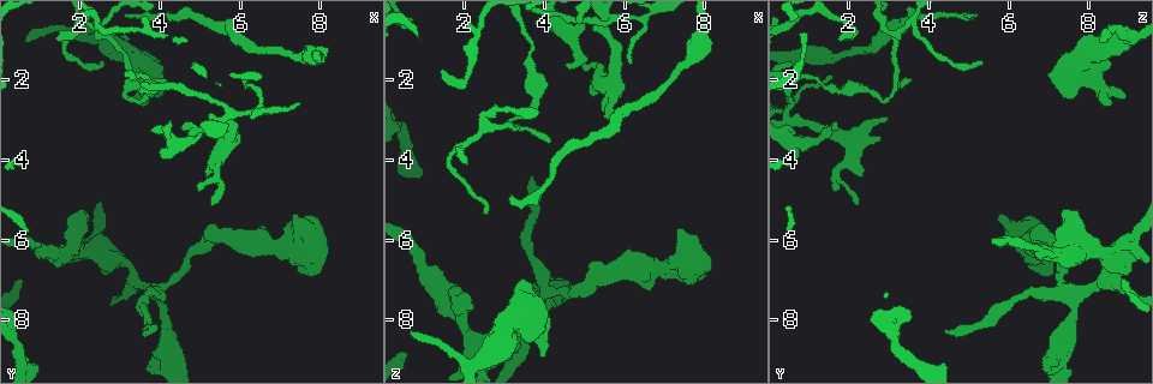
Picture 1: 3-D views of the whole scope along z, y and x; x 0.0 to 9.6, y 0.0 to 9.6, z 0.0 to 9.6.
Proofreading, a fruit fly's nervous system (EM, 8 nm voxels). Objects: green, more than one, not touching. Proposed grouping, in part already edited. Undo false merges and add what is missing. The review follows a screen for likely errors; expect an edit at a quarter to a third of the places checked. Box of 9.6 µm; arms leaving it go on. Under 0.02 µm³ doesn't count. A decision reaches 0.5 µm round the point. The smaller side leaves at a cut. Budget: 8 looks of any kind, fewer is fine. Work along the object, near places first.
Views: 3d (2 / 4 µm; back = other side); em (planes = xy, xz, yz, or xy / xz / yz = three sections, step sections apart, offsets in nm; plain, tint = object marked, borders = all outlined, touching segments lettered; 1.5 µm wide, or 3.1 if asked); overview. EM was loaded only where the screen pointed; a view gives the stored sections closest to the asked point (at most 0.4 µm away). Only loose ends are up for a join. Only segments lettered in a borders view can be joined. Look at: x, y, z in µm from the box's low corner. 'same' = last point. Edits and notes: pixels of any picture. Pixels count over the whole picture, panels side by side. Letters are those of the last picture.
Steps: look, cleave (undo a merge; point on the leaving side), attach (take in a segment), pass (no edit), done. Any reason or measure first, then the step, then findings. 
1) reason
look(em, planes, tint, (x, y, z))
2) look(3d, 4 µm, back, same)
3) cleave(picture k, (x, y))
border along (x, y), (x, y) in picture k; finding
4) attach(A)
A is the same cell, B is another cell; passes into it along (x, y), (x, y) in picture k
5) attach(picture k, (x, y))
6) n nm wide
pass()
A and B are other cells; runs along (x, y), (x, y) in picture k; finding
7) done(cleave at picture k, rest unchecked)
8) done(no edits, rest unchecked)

thin end
look(em, yz, step 4, tint, (0.65, 1.00, 8.25))

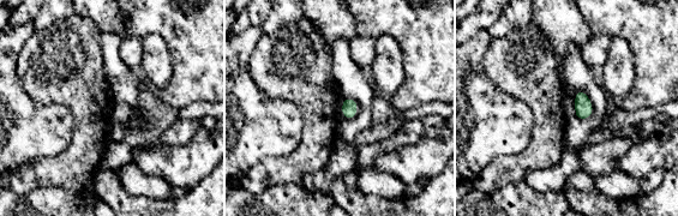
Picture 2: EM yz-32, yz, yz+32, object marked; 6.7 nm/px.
cut it another way
look(em, xz, step 4, borders, same)

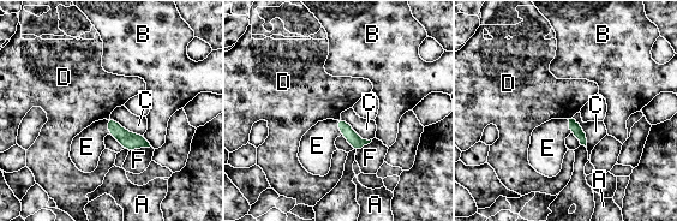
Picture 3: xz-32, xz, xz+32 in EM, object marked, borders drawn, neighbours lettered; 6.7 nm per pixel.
attach(E)
E is the same cell, A, B, C, D and F are other cells; the cell continues

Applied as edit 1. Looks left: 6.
redraw
look(overview)

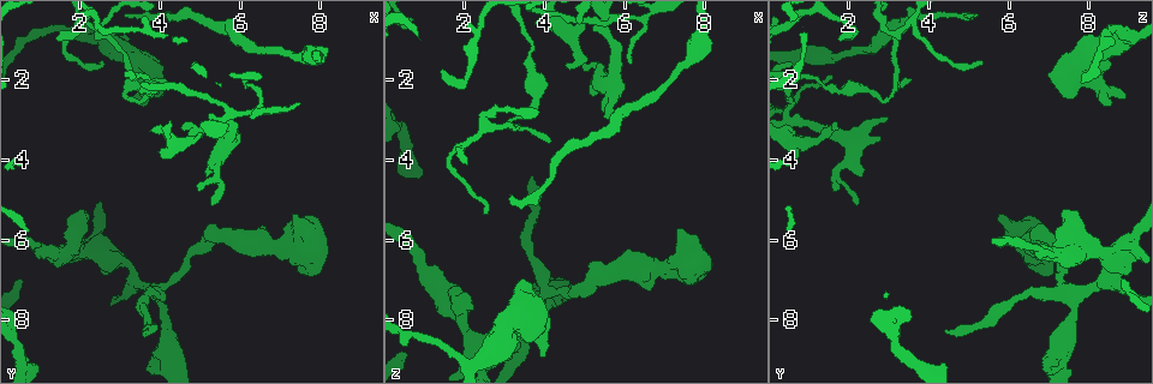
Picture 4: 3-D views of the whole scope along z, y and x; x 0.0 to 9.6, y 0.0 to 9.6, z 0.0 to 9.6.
free end
look(3d, 2 µm, (7.45, 5.35, 5.75))

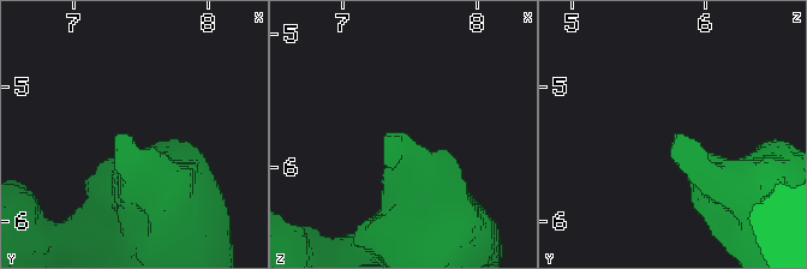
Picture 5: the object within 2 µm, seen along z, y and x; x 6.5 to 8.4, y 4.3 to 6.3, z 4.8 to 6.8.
need the tissue
look(em, planes, borders, (7.42, 5.36, 5.78))

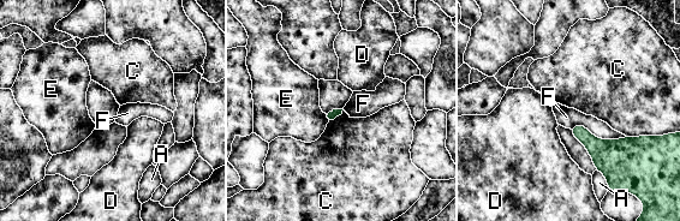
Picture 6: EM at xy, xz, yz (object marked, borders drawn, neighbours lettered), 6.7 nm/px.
pass()
A, C, D, E and F are other cells; none of them fits

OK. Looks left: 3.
tapers out
look(em, planes, tint, (4.60, 3.20, 1.65))

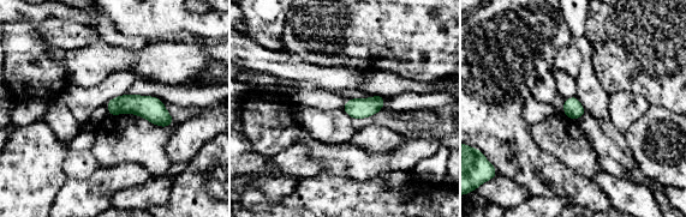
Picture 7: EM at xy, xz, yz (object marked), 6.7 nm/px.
see the neighbours
look(em, planes, borders, same)

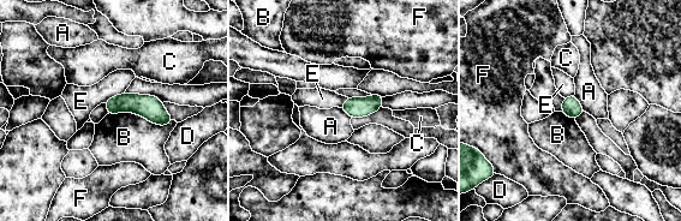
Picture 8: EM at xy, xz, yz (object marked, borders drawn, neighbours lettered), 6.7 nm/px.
pass()
A, B, C, D, E and F are other cells; runs along (108, 103), (148, 106), (168, 119) in picture 8; none of them fits

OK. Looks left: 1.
done(attach at picture 3, rest unchecked)

